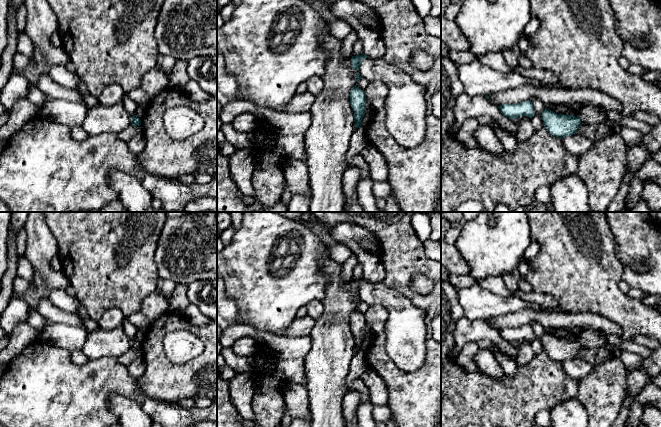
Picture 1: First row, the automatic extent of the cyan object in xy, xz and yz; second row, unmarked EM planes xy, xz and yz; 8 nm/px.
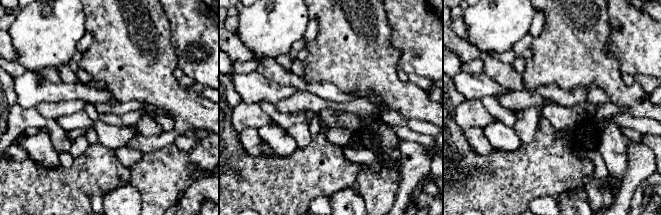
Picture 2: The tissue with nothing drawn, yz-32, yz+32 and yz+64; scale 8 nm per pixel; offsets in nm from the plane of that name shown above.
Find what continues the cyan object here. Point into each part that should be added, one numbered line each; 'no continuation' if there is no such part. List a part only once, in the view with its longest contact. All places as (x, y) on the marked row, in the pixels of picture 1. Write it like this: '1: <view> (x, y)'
no continuation

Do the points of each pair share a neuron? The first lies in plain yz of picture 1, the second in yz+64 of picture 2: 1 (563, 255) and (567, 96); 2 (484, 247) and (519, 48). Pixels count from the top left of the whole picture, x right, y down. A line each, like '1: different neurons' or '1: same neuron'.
1: different neurons
2: different neurons

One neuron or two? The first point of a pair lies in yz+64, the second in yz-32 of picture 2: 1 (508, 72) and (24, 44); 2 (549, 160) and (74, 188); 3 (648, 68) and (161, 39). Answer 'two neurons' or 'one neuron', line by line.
1: two neurons
2: one neuron
3: two neurons

